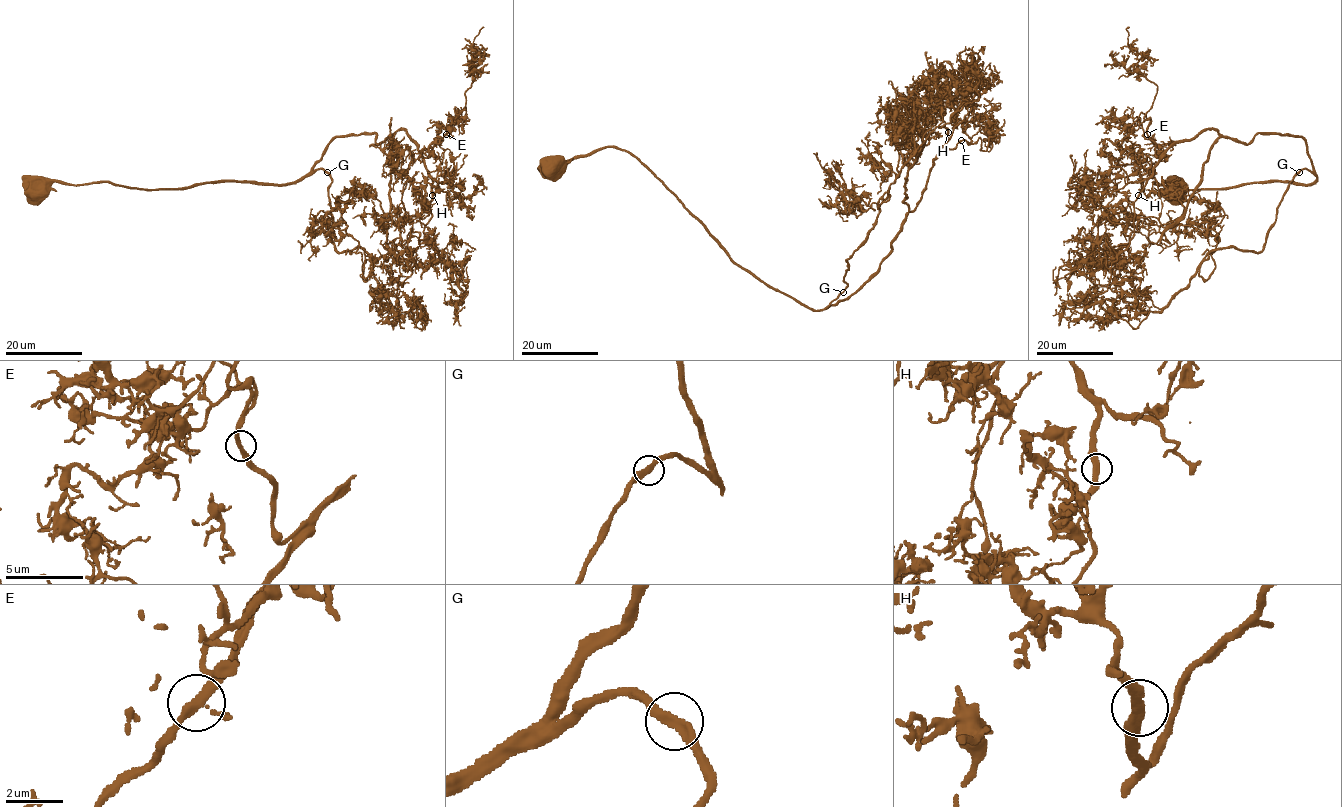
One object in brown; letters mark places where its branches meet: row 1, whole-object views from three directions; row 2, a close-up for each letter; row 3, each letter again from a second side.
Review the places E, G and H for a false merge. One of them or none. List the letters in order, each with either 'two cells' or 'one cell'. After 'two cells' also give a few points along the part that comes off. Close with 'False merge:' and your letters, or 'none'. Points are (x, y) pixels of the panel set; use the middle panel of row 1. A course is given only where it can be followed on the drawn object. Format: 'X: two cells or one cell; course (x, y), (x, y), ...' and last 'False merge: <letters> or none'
E: one cell
G: one cell
H: one cell
False merge: none

